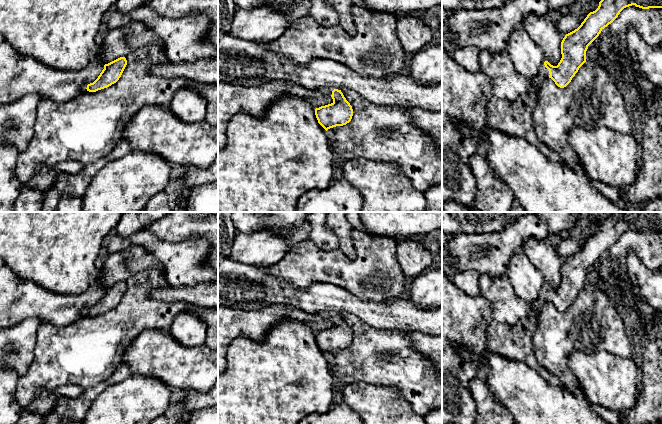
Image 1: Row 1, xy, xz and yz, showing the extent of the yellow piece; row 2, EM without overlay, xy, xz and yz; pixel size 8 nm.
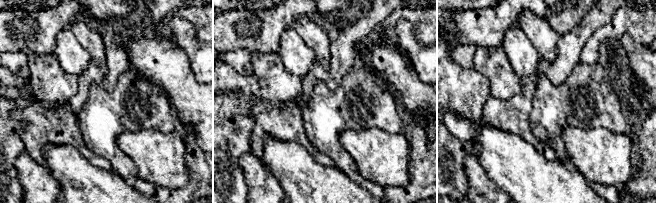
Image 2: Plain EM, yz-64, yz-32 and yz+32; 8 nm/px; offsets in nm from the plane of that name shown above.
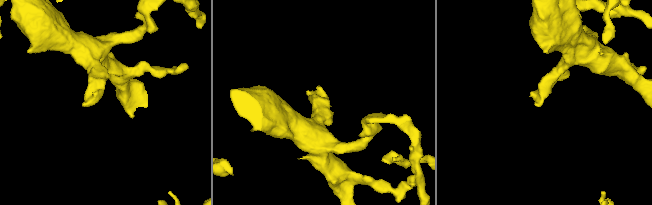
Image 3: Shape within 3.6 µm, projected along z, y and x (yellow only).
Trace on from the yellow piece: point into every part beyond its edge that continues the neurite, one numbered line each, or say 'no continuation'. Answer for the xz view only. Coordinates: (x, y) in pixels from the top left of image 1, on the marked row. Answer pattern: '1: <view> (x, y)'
1: xz (327, 91)

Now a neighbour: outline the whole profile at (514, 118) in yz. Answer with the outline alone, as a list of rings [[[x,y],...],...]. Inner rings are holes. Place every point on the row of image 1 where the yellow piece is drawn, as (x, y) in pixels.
[[[530,79],[529,91],[514,101],[492,97],[486,105],[486,124],[480,137],[481,152],[485,155],[489,149],[488,136],[491,130],[498,130],[511,137],[519,137],[534,145],[550,162],[560,163],[559,154],[541,142],[533,126],[533,112],[537,104],[538,93]]]

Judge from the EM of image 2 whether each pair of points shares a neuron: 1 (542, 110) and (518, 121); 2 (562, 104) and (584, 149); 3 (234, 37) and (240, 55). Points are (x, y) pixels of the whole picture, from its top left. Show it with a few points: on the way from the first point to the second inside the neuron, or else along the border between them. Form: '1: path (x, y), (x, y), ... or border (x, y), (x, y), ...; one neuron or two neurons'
1: border (534, 93), (530, 113), (530, 129), (538, 138); two neurons
2: border (597, 126), (567, 126), (562, 132), (565, 148); two neurons
3: border (250, 52), (245, 49), (231, 49), (223, 53); two neurons

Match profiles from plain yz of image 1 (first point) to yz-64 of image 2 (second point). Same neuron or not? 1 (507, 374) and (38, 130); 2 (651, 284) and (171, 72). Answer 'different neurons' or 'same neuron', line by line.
1: different neurons
2: different neurons

